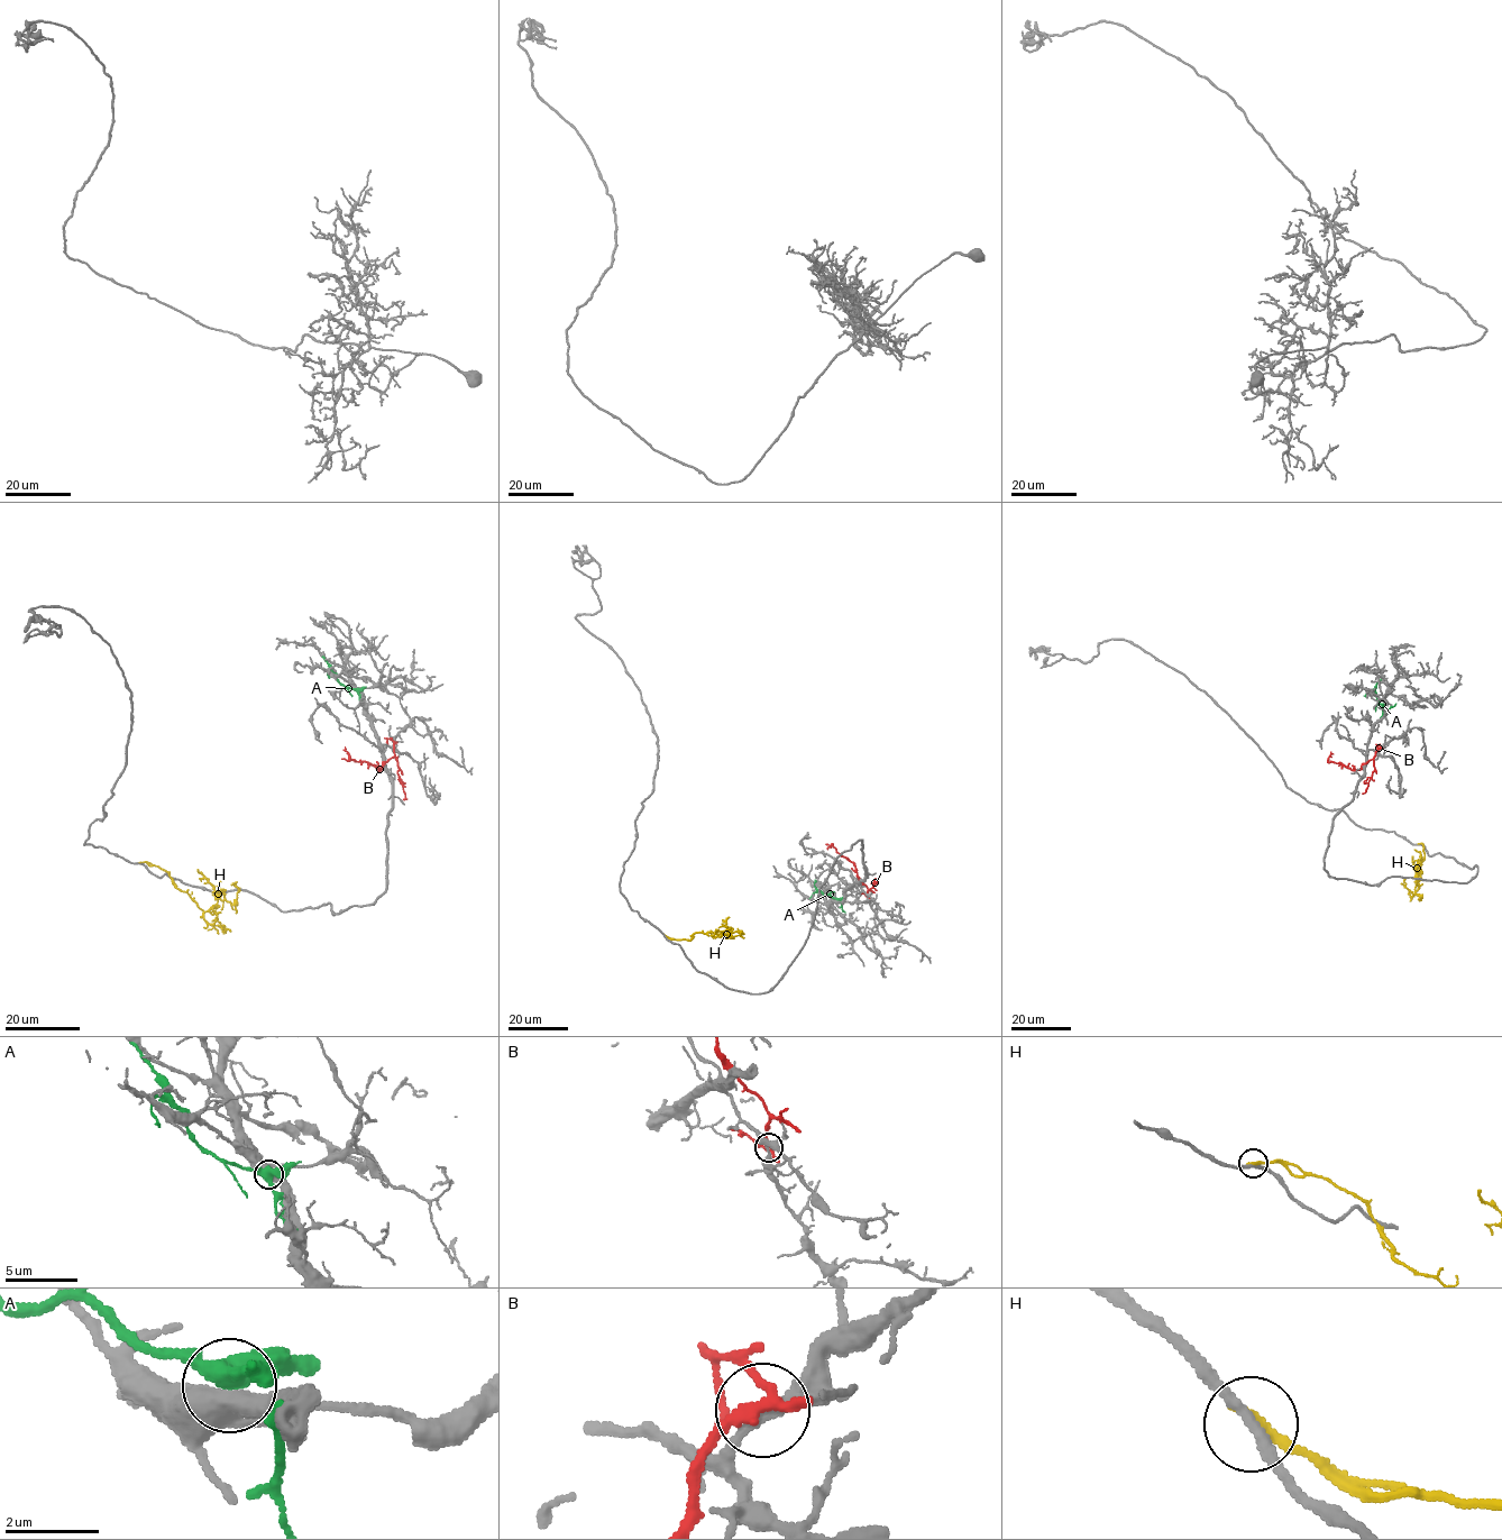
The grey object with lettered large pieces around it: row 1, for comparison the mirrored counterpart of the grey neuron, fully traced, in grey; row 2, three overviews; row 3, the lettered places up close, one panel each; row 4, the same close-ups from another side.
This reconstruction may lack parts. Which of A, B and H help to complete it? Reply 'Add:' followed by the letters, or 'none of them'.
Add: none of them

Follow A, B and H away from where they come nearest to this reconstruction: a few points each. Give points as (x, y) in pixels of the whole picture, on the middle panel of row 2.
A: (839, 900), (818, 891), (809, 898)
B: (868, 896), (853, 863), (832, 844), (829, 848)
H: (664, 934), (689, 941), (696, 932), (726, 936), (730, 932), (741, 932), (743, 938)

